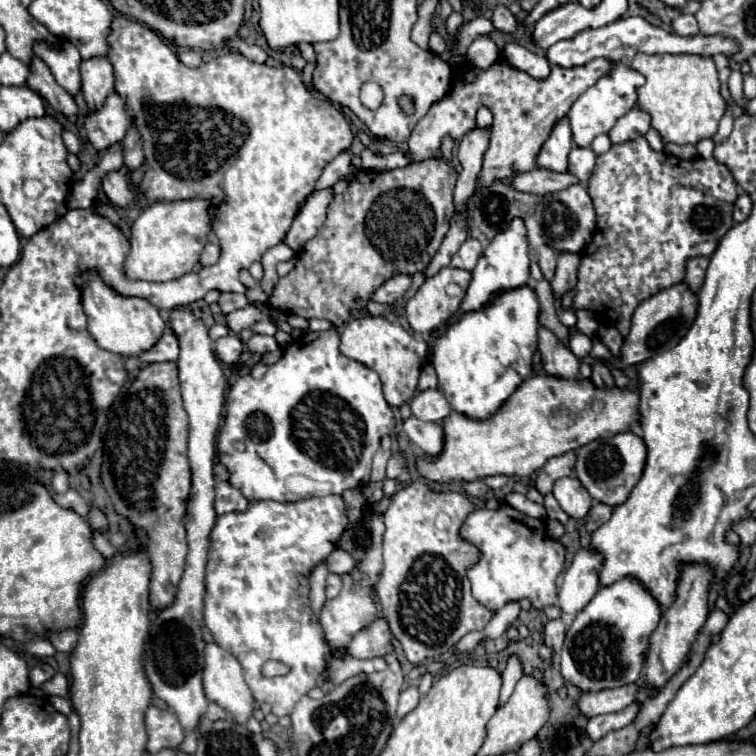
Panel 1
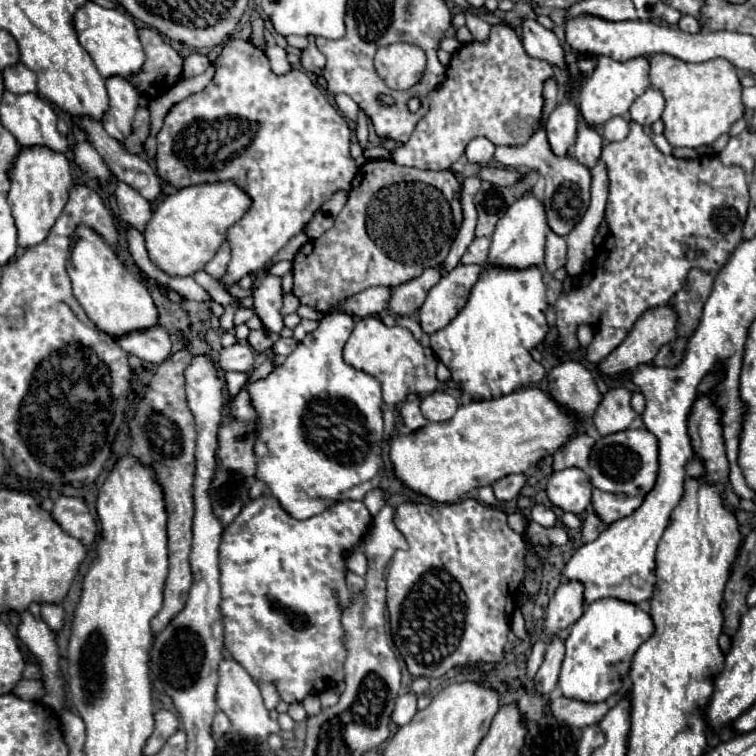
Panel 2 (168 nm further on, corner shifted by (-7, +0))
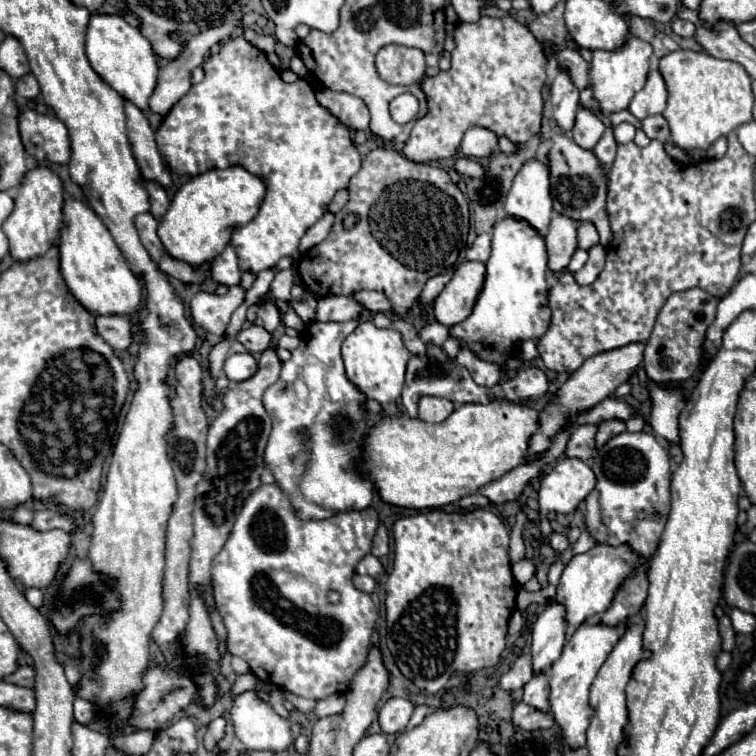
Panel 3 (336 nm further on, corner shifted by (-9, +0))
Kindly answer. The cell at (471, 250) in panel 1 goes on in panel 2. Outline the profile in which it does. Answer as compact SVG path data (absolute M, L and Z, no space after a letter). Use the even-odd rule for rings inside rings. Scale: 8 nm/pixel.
M475 237L473 243L469 245L469 249L465 251L461 263L485 265L487 263L487 257L489 257L489 245L491 245L491 239L489 237Z

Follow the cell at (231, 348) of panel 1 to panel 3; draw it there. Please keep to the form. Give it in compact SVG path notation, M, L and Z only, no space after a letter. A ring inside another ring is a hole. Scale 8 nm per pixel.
M233 353L225 359L225 375L231 381L245 381L257 371L257 359L251 353Z

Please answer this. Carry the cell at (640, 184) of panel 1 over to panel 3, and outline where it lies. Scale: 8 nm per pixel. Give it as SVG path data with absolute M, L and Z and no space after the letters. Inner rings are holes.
M735 133L729 135L729 149L727 149L725 157L720 159L705 159L685 167L681 163L673 161L665 153L661 141L651 141L647 147L637 147L635 141L625 143L625 145L617 145L617 157L615 157L615 163L613 163L613 167L609 171L609 191L607 191L607 213L609 213L609 223L611 223L611 231L613 231L613 241L607 247L607 263L605 263L605 269L599 273L597 281L593 285L581 287L573 279L573 275L569 271L565 271L565 273L561 273L559 283L549 291L549 307L553 311L553 319L551 319L549 331L537 341L537 349L539 349L539 355L541 355L543 363L545 363L545 367L551 369L551 371L557 371L557 373L575 371L589 357L593 357L597 353L611 351L611 349L617 349L617 347L623 347L623 345L635 343L635 341L643 341L645 343L649 339L653 327L655 327L655 319L657 319L661 307L665 305L667 297L673 295L675 291L683 291L683 289L689 289L689 287L701 287L701 289L709 291L715 297L723 297L735 285L737 275L739 275L739 269L741 269L741 243L743 243L743 237L745 237L749 225L755 221L755 199L753 197L755 197L753 159L741 147L741 143L737 141L737 135Z

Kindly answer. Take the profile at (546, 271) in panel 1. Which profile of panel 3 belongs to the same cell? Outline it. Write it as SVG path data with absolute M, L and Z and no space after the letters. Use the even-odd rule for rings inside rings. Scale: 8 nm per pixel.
M555 213L551 219L551 225L549 225L549 233L545 237L545 245L547 245L547 255L549 255L549 269L553 273L563 271L569 265L569 261L577 249L575 221Z

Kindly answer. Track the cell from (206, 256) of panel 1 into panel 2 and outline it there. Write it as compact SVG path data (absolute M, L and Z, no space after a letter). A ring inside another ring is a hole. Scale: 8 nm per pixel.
M223 243L221 249L217 251L217 255L205 265L205 271L213 277L213 279L221 279L227 271L227 265L229 265L229 259L231 259L231 253L229 253L229 243Z

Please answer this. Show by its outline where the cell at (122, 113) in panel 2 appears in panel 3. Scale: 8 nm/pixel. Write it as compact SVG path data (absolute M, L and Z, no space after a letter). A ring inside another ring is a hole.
M125 99L125 115L127 115L127 135L131 151L139 163L141 175L149 181L157 181L159 185L169 187L171 183L169 169L155 147L153 129L149 127L145 113L137 105L131 105L131 101Z

